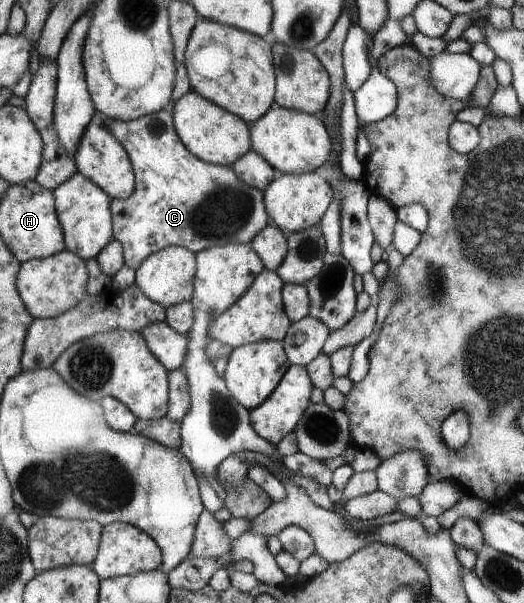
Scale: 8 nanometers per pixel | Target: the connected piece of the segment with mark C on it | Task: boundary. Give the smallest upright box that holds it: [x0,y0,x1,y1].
[105,107,270,271]

